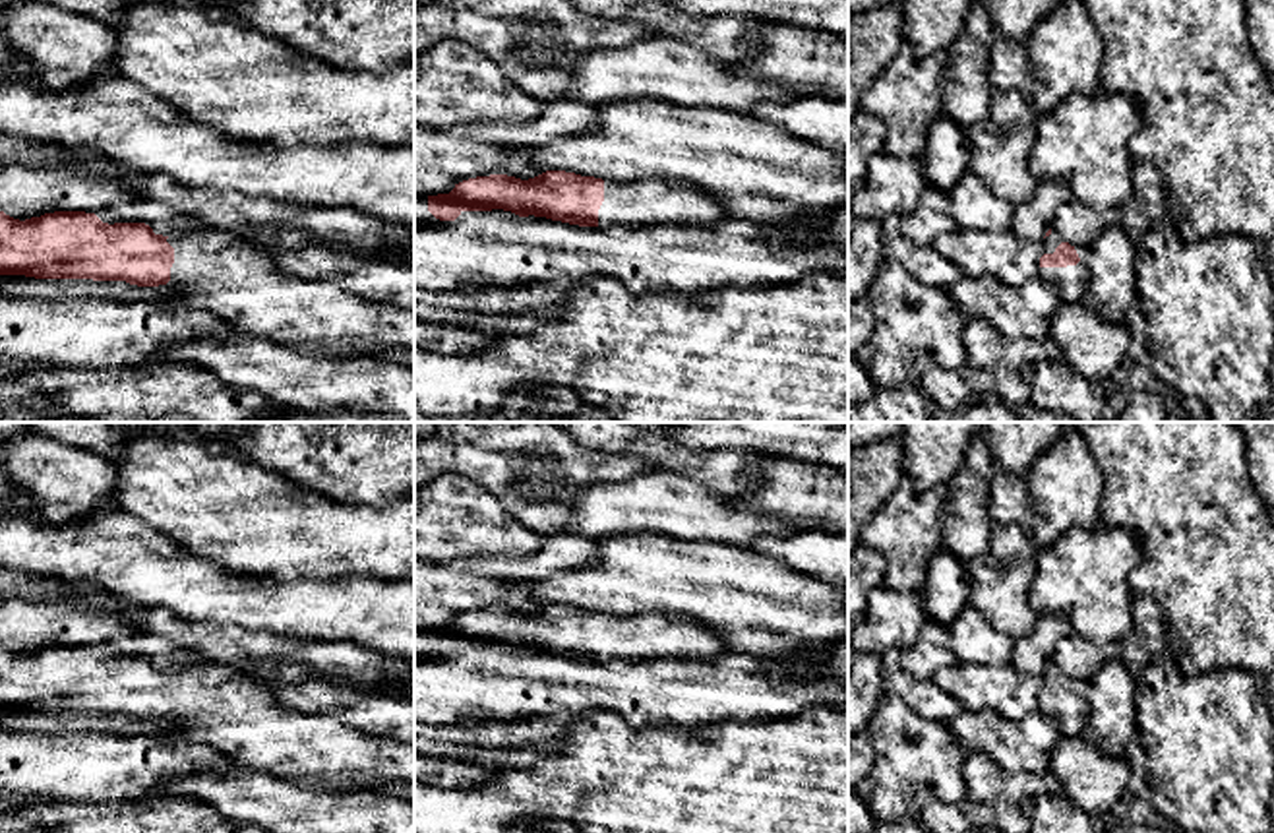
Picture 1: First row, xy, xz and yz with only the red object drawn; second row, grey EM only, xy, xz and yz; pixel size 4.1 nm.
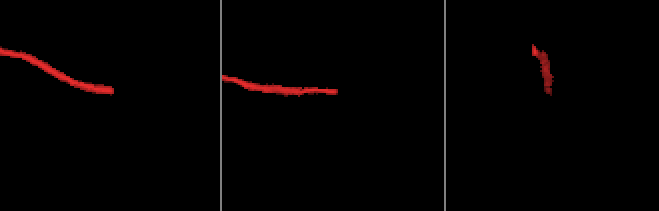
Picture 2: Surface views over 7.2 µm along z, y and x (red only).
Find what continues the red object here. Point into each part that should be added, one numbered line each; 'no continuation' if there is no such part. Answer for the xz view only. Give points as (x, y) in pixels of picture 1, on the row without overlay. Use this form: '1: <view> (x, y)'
1: xz (643, 636)

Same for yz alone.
1: yz (1071, 715)

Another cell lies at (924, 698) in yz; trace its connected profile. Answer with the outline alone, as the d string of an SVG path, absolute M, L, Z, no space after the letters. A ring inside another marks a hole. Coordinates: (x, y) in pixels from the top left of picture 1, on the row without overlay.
M896 649L879 653L879 678L885 692L898 695L922 719L949 725L962 711L962 705L933 680L912 676Z

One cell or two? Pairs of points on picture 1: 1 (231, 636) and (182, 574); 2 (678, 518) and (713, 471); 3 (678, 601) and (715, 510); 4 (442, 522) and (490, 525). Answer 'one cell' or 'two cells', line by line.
1: two cells
2: two cells
3: two cells
4: one cell

